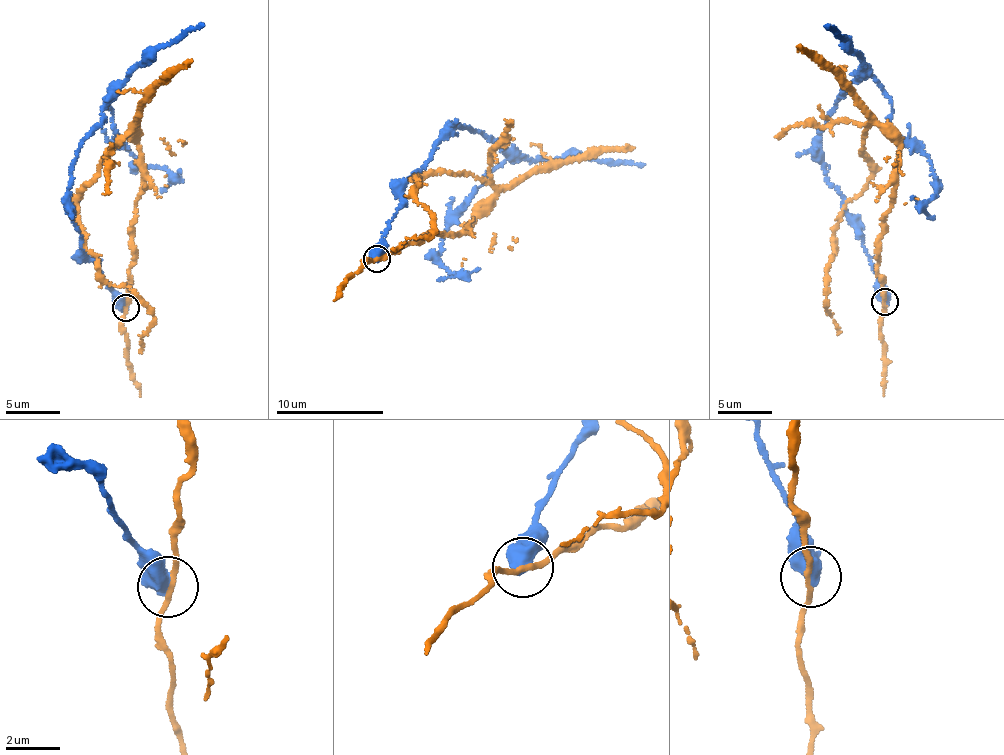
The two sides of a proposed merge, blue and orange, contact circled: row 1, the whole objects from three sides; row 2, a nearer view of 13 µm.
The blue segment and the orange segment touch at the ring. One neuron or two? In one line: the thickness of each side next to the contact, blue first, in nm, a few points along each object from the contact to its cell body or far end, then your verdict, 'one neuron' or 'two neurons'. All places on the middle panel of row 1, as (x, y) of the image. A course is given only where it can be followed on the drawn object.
700/180 nm | blue via (376, 258), (409, 180), (447, 132), (469, 126), (509, 157), (440, 239), (441, 263), (459, 275), (437, 280) | orange via (376, 258), (437, 230), (455, 234), (495, 188), (469, 174), (412, 179), (432, 235), (391, 249) | one neuron

